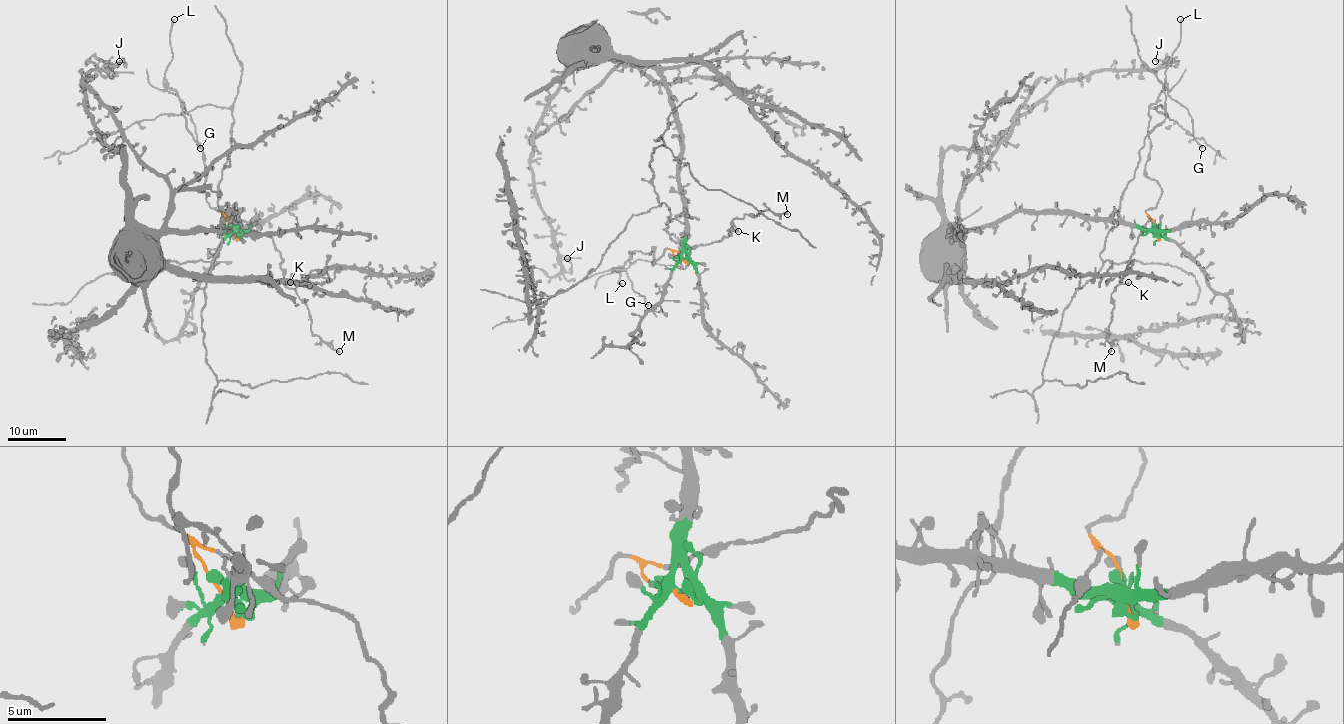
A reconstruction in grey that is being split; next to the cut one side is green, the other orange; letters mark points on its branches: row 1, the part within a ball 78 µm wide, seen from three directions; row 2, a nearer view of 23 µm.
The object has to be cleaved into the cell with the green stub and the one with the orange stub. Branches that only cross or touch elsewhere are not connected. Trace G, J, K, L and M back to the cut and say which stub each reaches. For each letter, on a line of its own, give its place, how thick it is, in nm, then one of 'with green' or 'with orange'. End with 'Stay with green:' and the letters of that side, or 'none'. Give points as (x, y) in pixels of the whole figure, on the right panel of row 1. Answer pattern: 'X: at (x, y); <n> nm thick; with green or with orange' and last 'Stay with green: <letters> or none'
G: at (1202, 148); 200 nm thick; with orange
J: at (1155, 61); 240 nm thick; with green
K: at (1128, 282); 280 nm thick; with orange
L: at (1180, 19); 200 nm thick; with orange
M: at (1111, 351); 220 nm thick; with orange
Stay with green: J

